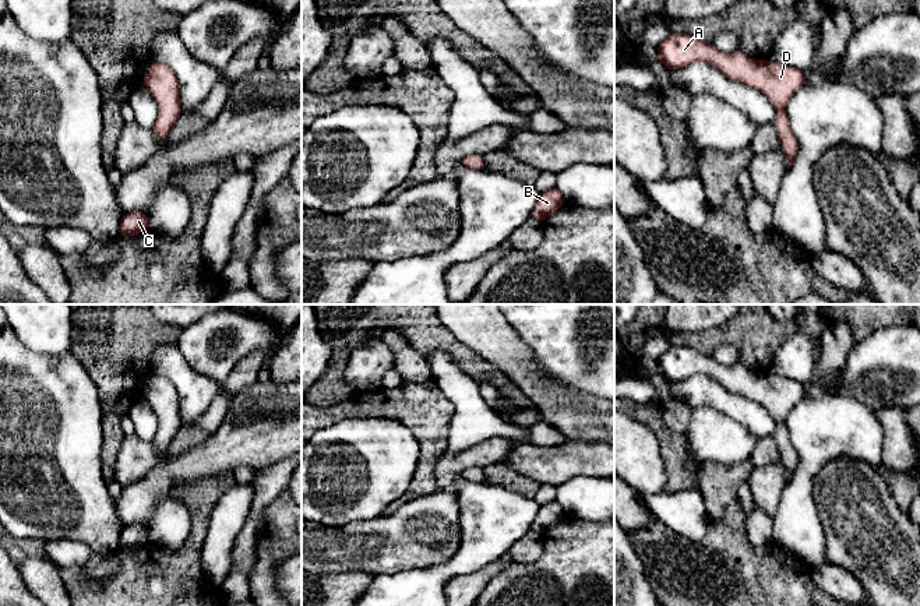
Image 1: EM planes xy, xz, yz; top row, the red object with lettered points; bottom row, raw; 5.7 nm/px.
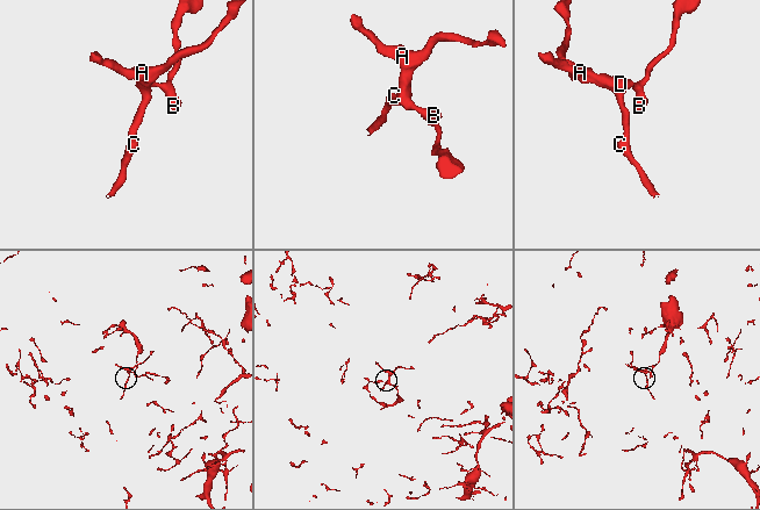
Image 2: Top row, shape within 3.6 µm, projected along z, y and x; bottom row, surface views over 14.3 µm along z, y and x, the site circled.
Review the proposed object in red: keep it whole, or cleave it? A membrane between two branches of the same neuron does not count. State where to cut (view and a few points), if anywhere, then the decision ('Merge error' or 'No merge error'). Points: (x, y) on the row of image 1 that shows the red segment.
No split. No merge error

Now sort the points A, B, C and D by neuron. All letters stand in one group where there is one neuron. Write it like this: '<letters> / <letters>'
A B C D

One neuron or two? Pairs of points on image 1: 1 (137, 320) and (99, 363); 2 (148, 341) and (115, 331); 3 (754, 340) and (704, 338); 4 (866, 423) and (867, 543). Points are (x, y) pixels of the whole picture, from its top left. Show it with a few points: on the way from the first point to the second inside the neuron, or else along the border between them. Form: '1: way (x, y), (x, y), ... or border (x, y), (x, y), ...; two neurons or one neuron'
1: way (126, 331), (115, 342), (115, 348), (110, 352); one neuron
2: way (140, 335), (123, 335); one neuron
3: way (742, 340), (716, 340); one neuron
4: border (834, 458), (849, 457), (876, 465); two neurons

